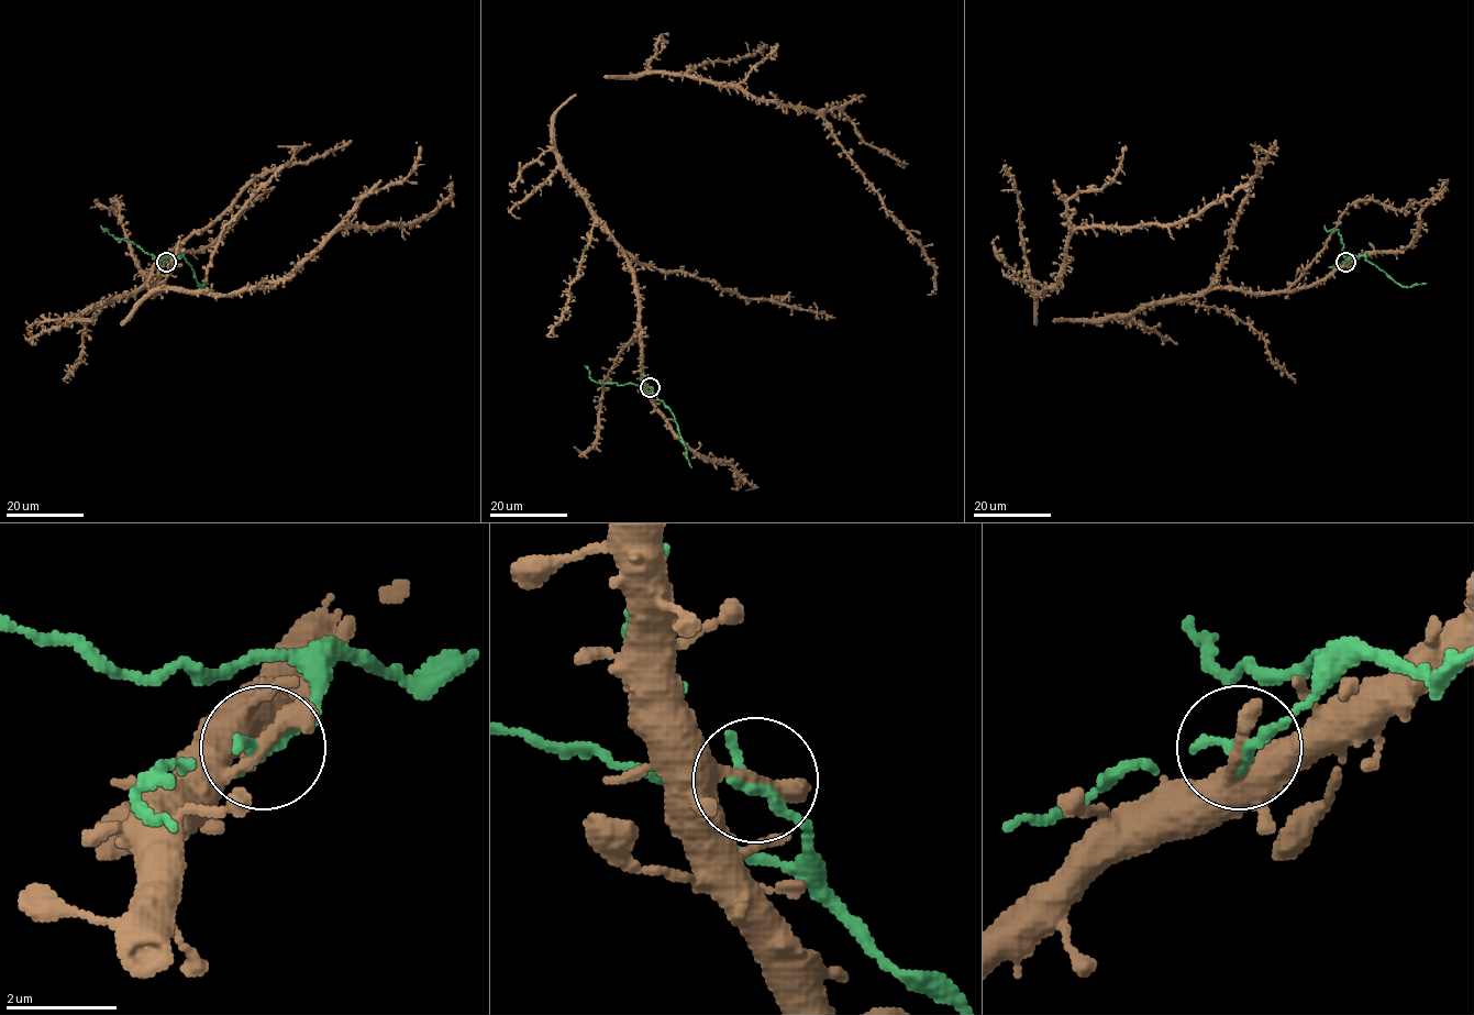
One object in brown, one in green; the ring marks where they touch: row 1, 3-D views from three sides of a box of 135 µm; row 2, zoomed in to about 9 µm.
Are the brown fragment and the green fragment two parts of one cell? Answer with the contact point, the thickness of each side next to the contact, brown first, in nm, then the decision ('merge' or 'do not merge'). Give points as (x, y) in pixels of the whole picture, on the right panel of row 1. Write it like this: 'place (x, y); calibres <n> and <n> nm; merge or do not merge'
place (1345, 262); calibres 360 and 280 nm; do not merge

